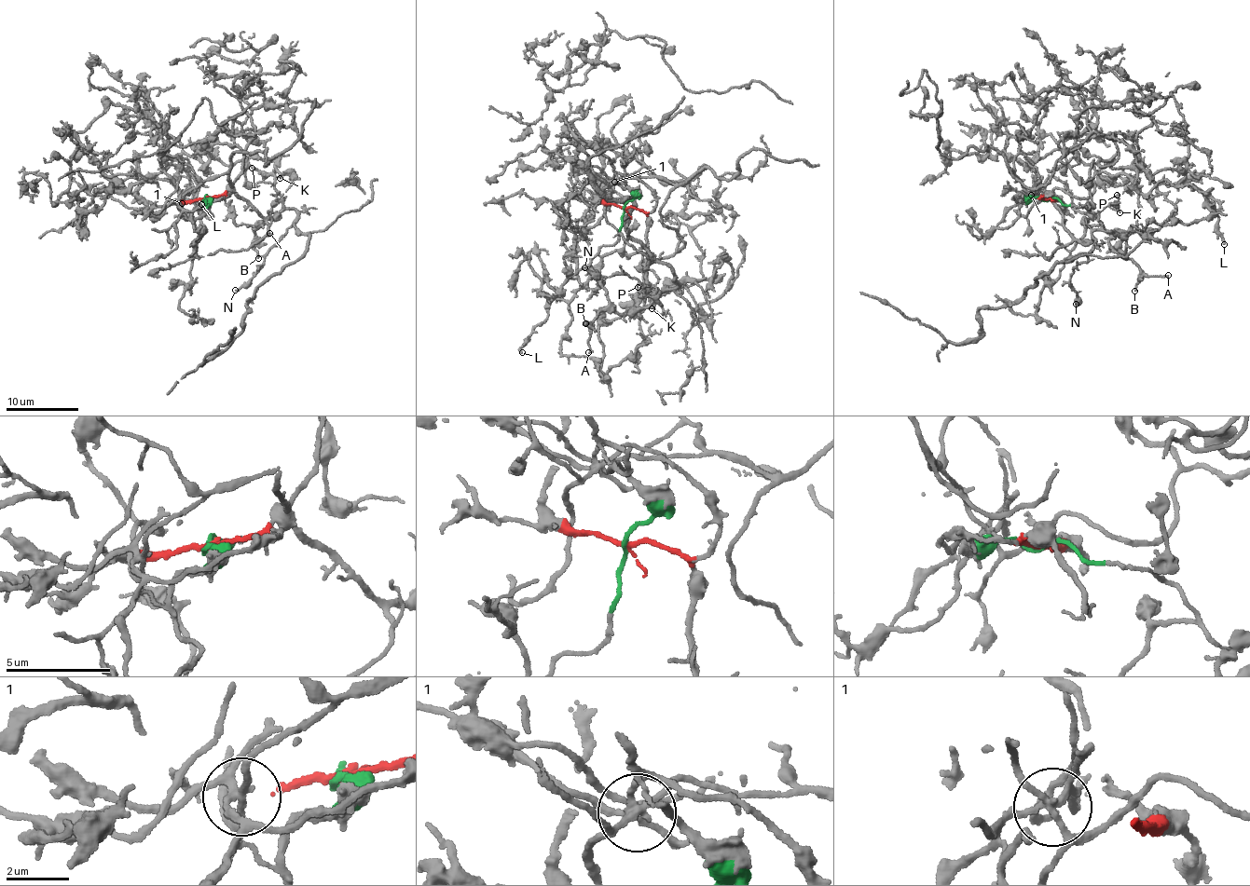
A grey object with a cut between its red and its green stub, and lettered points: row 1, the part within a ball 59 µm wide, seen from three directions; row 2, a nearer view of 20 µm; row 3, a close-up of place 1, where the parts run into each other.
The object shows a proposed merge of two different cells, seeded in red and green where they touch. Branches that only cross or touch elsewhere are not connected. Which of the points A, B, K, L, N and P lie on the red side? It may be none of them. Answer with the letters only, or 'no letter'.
A, B, K, N, P

